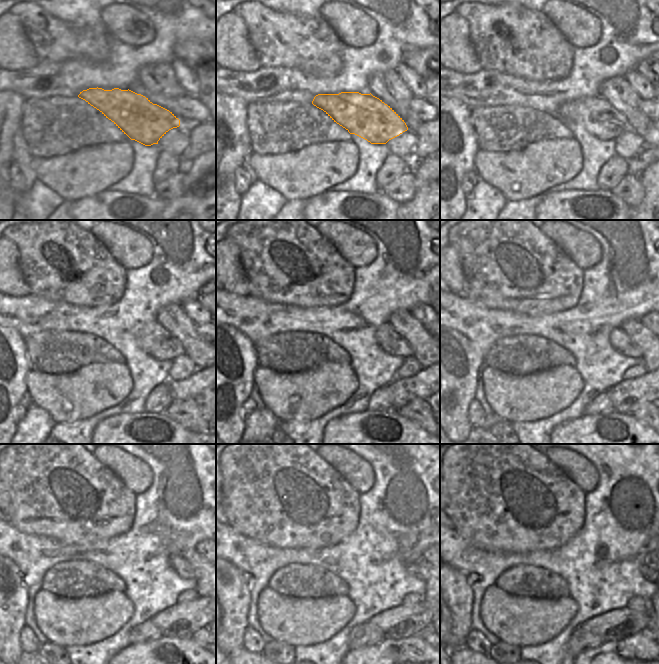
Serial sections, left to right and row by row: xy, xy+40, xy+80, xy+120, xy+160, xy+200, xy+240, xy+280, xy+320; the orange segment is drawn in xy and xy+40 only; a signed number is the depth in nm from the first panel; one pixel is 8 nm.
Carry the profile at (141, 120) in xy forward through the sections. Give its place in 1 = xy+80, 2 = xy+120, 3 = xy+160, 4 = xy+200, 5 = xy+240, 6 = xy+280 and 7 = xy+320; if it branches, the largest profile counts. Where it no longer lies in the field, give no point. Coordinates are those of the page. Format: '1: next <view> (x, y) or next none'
1: next xy+80 (598, 117)
2: next xy+120 (153, 339)
3: next xy+160 (392, 343)
4: next xy+200 (619, 340)
5: next xy+240 (181, 567)
6: next xy+280 (415, 570)
7: next xy+320 (643, 570)

